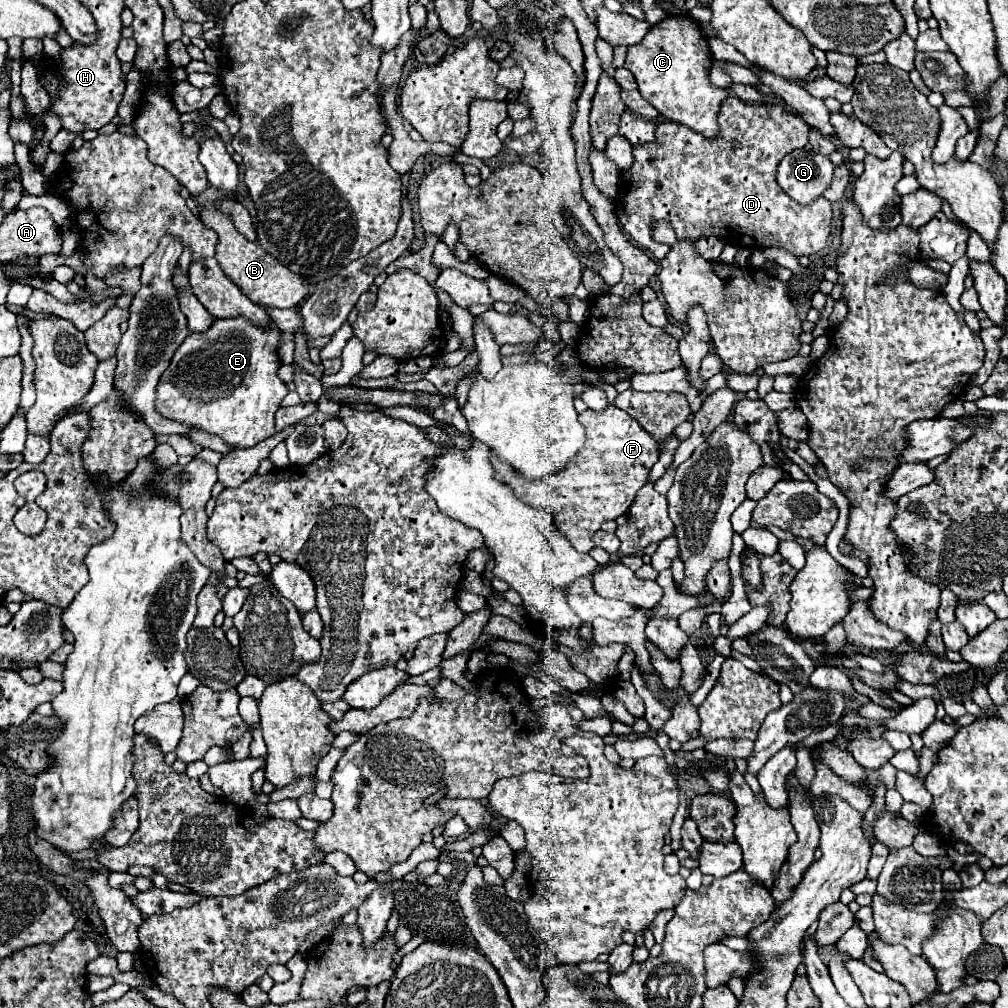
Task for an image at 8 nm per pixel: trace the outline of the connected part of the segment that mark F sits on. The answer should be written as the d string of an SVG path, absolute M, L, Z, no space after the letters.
M610 404L604 412L586 410L578 416L580 424L586 428L586 442L578 450L578 456L554 476L542 480L522 480L514 476L506 464L494 456L494 468L500 480L510 482L510 488L518 500L532 508L548 510L558 530L564 538L578 550L590 552L594 548L592 534L600 530L604 520L616 520L626 514L636 492L648 482L650 468L658 462L658 442L624 410Z

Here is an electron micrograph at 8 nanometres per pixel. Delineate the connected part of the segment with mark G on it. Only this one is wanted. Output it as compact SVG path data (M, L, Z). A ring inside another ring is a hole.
M800 148L782 158L782 162L778 164L776 180L792 200L810 204L818 196L822 196L826 184L830 184L832 172L834 164L830 162L830 158Z

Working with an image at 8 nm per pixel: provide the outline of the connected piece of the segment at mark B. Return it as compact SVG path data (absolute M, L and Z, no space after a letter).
M208 188L206 192L196 196L196 202L202 206L200 218L206 226L210 226L218 234L218 246L216 246L216 260L222 268L222 272L258 306L272 306L272 308L294 308L298 302L302 302L308 296L308 288L304 286L302 278L294 272L290 272L286 266L278 264L274 256L270 256L264 248L260 248L256 242L246 240L232 224L232 220L214 210L214 202L222 200L222 192L214 192Z

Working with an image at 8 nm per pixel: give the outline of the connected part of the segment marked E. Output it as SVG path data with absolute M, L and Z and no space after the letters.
M242 318L216 320L206 332L188 334L156 386L156 410L168 420L220 436L232 448L250 448L264 442L276 434L274 414L288 394L284 382L276 376L280 366L276 356L278 340L280 330L274 328L274 324L270 324L268 330L262 330Z

